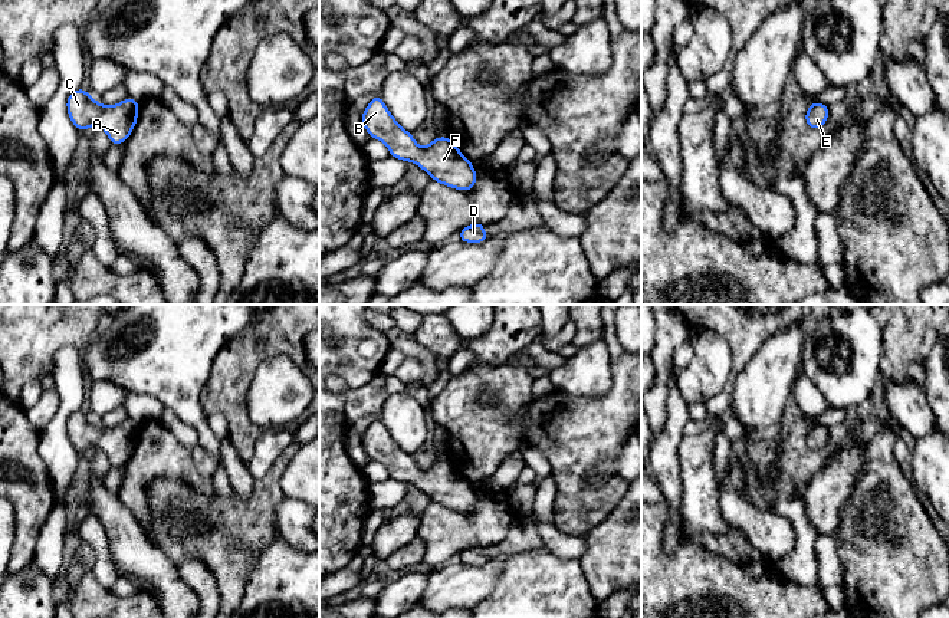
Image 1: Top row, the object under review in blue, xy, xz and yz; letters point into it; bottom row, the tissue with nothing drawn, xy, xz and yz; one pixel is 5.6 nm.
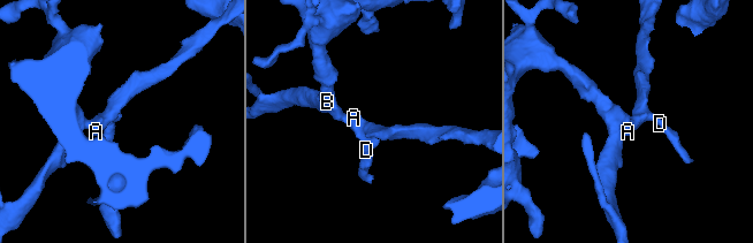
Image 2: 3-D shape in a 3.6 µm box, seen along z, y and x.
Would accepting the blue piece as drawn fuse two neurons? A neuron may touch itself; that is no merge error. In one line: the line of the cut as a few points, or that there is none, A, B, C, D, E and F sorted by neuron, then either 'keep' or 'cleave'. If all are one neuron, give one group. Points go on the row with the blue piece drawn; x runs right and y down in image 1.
no cut; A B C D E F; keep

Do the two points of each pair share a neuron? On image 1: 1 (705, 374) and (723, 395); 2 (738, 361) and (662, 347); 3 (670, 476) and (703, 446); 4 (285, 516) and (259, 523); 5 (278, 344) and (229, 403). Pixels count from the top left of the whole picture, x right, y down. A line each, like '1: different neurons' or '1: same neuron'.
1: different neurons
2: different neurons
3: different neurons
4: different neurons
5: same neuron

